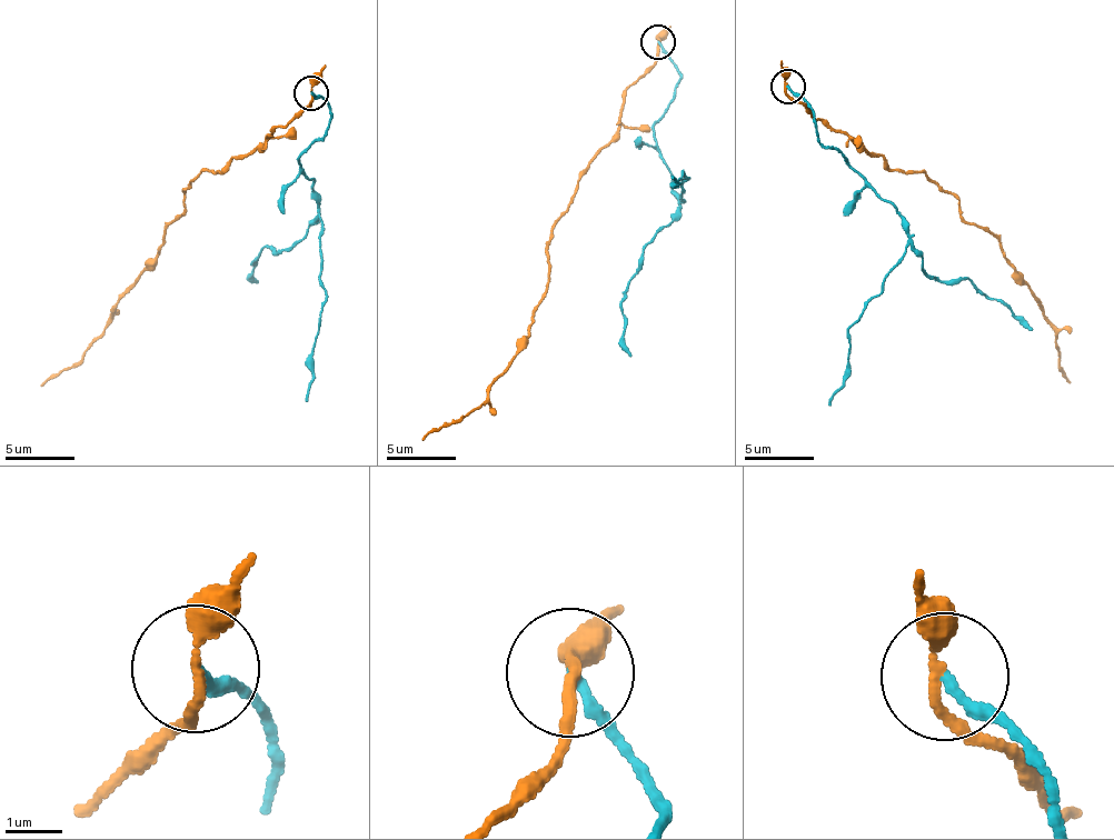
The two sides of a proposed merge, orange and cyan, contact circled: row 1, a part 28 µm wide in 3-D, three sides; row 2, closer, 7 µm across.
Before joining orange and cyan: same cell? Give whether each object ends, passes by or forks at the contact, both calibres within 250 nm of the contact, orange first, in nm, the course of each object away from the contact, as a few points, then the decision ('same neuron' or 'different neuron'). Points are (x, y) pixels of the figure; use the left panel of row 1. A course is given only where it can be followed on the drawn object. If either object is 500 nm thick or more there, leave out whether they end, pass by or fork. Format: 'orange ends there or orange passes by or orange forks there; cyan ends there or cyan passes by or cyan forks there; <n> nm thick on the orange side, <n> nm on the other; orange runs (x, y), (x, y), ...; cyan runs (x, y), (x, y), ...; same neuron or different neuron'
orange passes by; cyan ends there; 170 nm thick on the orange side, 200 nm on the other; orange runs (312, 93), (311, 104), (220, 172), (209, 168), (195, 178), (156, 262), (116, 304), (109, 328), (42, 387); cyan runs (312, 93), (331, 106), (328, 133), (298, 158), (320, 204), (326, 304), (307, 402); different neuron

